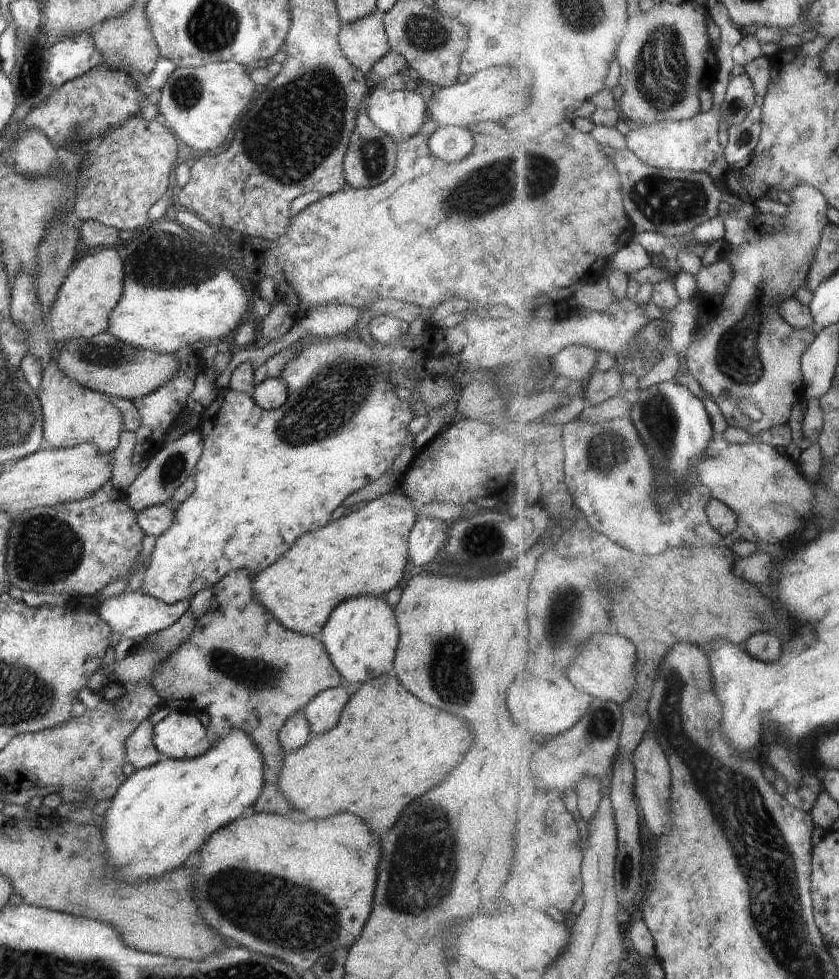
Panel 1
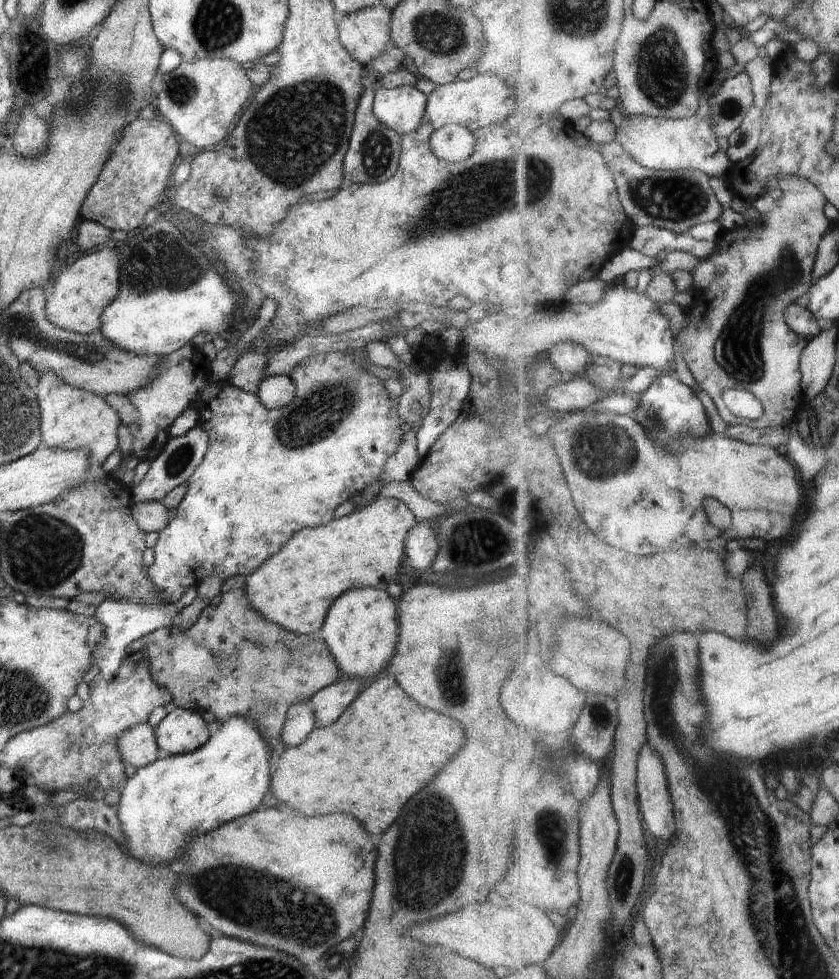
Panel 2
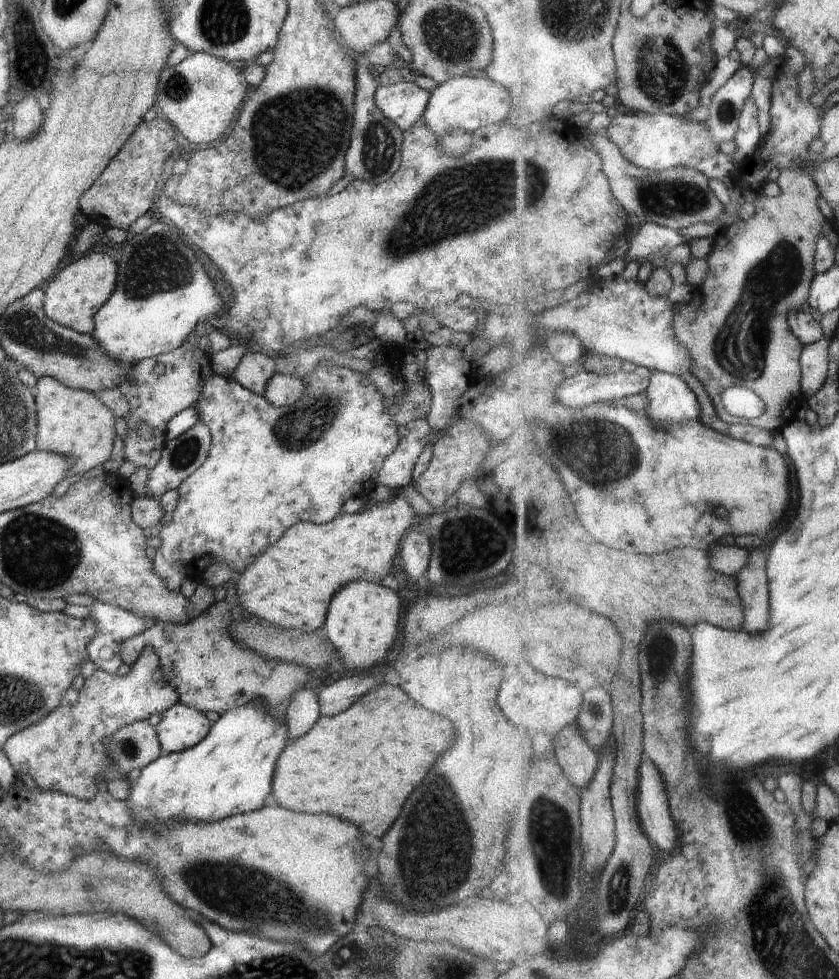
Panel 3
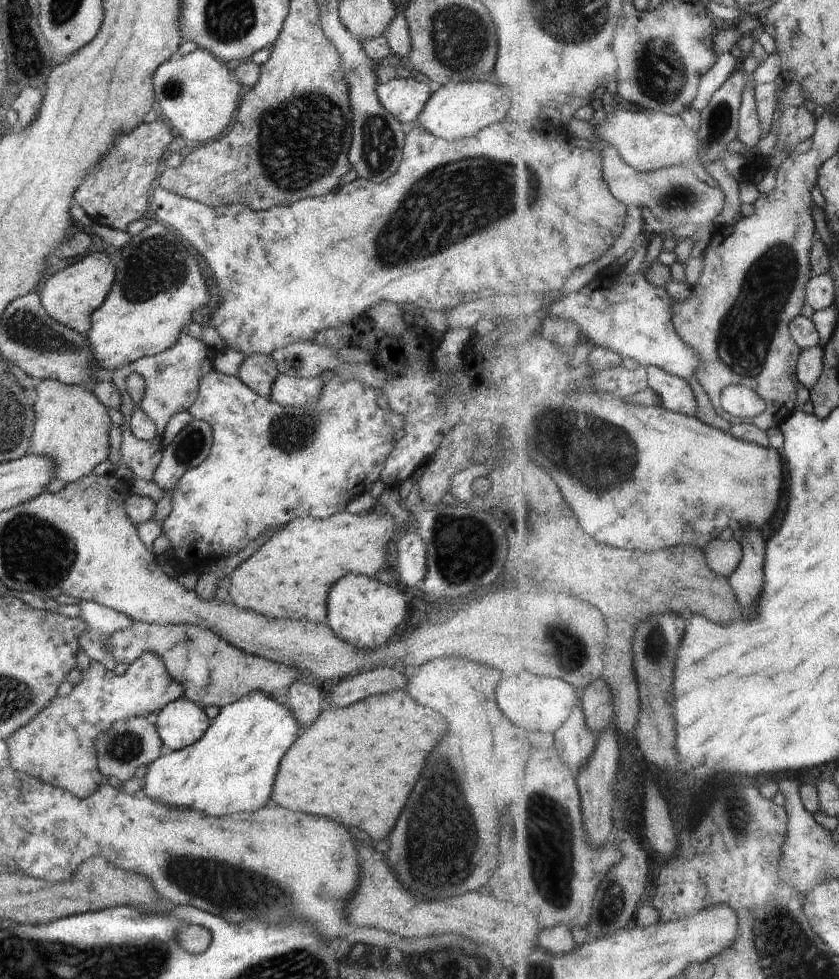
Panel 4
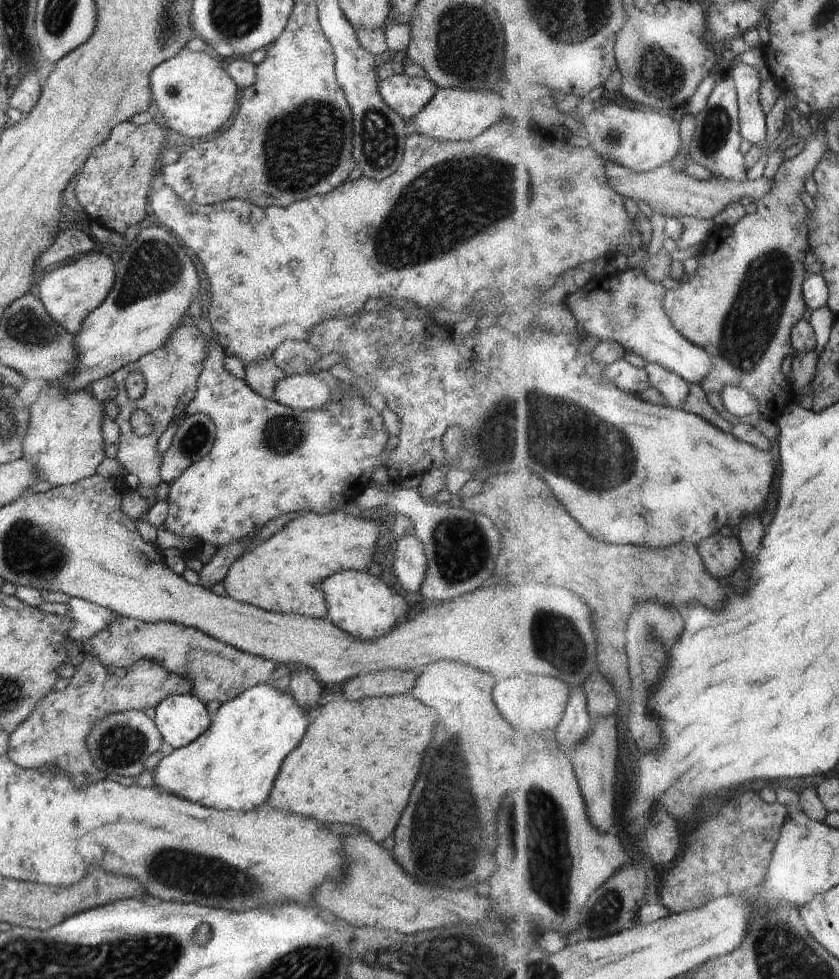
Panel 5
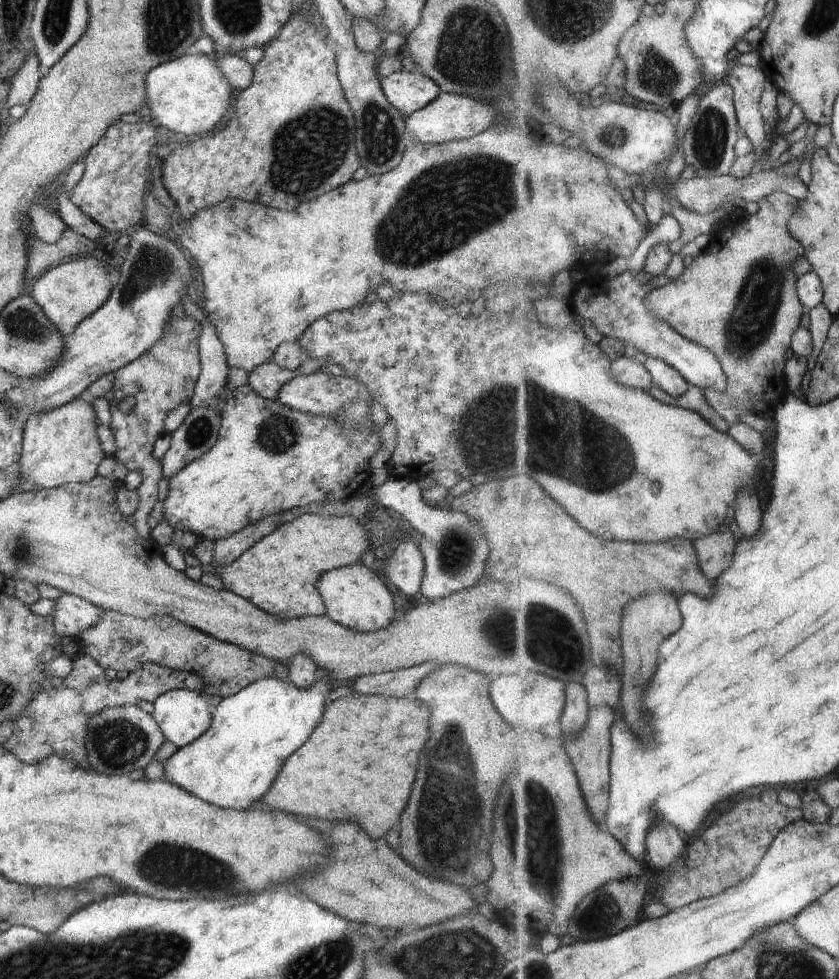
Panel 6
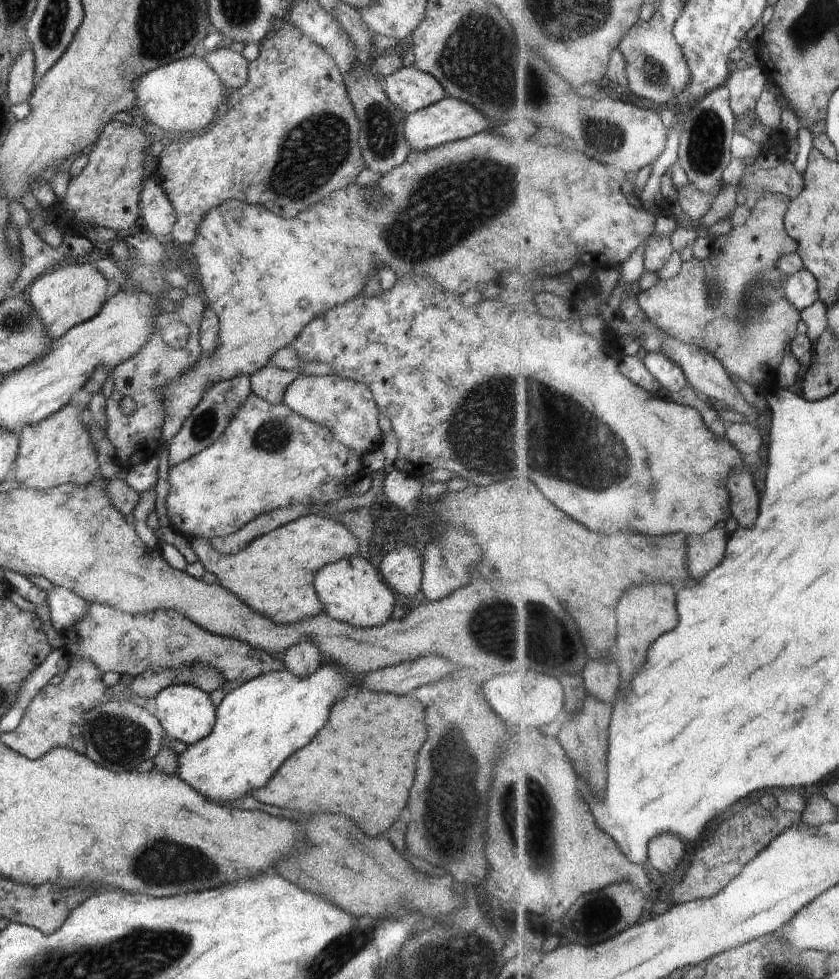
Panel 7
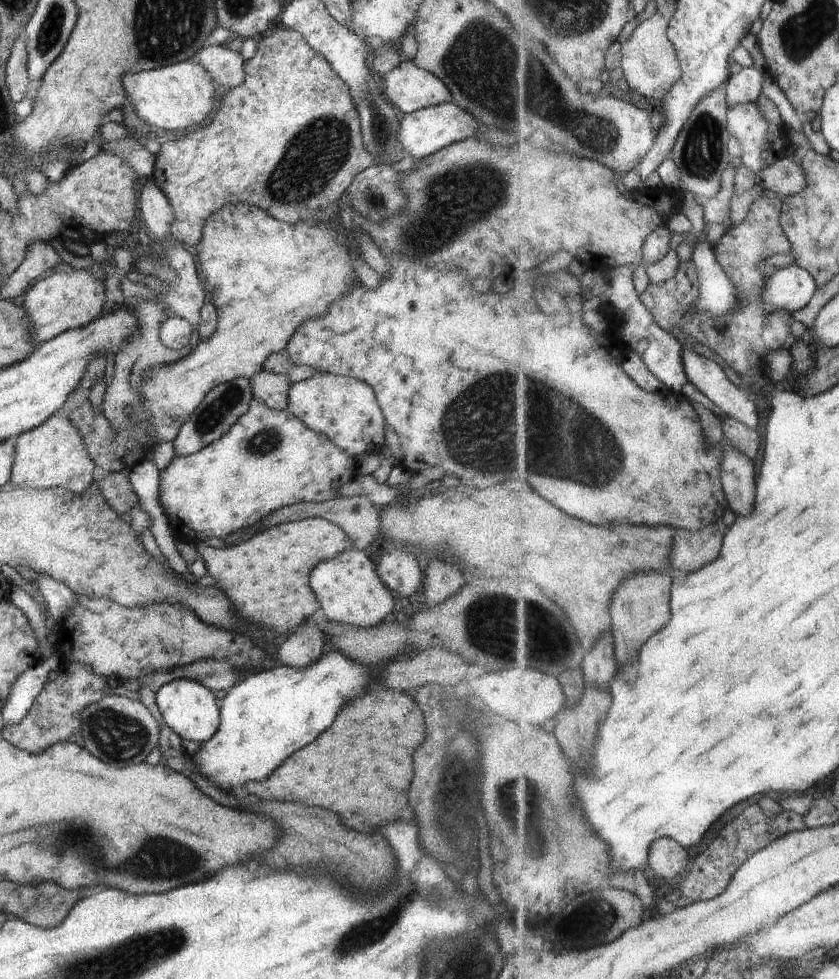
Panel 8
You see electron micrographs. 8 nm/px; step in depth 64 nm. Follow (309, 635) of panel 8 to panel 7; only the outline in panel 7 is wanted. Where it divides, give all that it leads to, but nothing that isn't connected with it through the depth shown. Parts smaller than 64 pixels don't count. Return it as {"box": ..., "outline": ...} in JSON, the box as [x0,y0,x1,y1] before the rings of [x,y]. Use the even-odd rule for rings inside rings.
{"box":[281,641,321,679],"outline":[[[310,641],[291,646],[281,658],[286,668],[299,679],[309,677],[321,666],[319,650]]]}

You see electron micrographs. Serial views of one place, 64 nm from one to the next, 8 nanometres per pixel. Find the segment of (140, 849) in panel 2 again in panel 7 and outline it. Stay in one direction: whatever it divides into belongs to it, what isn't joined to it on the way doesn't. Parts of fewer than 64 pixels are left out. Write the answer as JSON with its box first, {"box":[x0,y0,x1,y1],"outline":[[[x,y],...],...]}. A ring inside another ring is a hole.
{"box":[176,662,352,804],"outline":[[[327,662],[306,678],[299,679],[286,668],[284,671],[263,674],[226,692],[220,704],[215,706],[216,722],[212,732],[176,757],[176,776],[216,804],[236,802],[252,791],[263,789],[284,761],[302,746],[306,746],[326,724],[330,708],[338,700],[340,692],[352,686],[349,685],[350,677],[352,675],[346,673],[341,665]]]}

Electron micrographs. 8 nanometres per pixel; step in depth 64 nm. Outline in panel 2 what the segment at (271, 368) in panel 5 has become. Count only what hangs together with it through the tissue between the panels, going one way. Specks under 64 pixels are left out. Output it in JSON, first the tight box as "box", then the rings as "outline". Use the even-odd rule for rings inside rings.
{"box":[228,352,268,395],"outline":[[[258,352],[241,354],[230,372],[228,382],[244,392],[257,395],[262,380],[266,378],[266,360],[268,355]]]}

